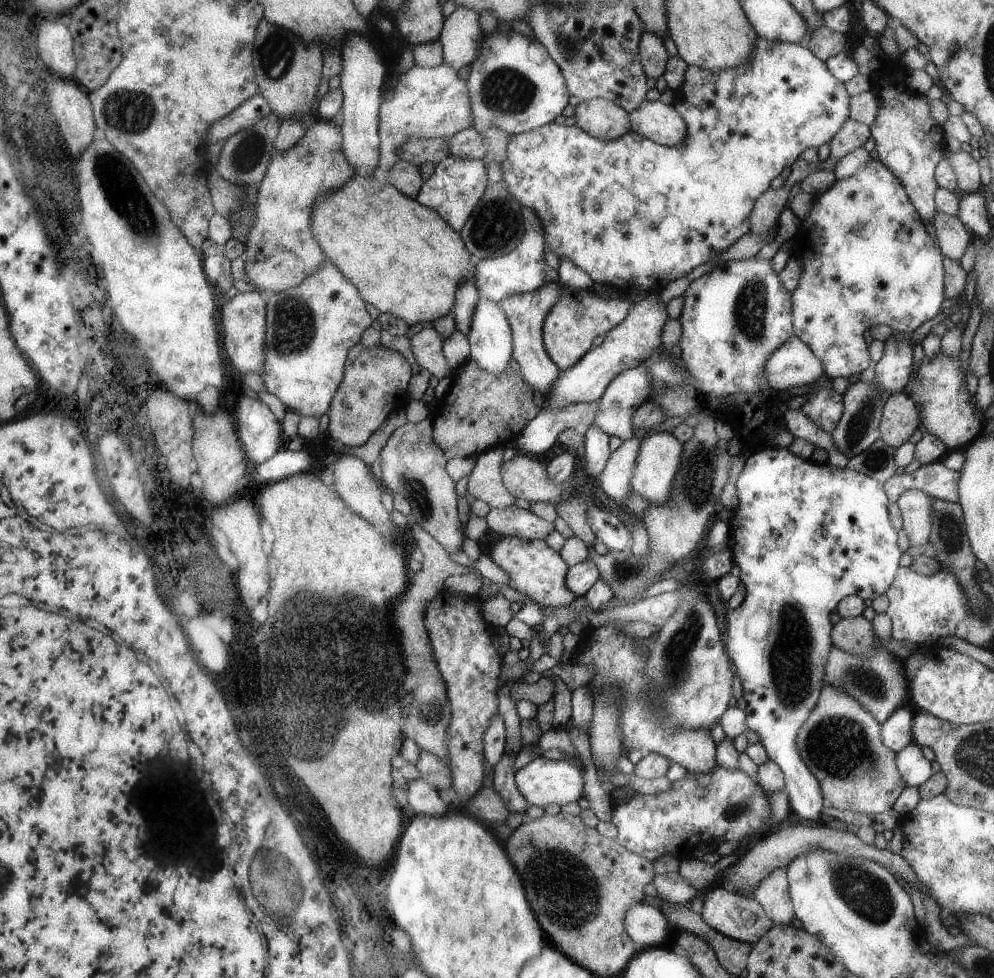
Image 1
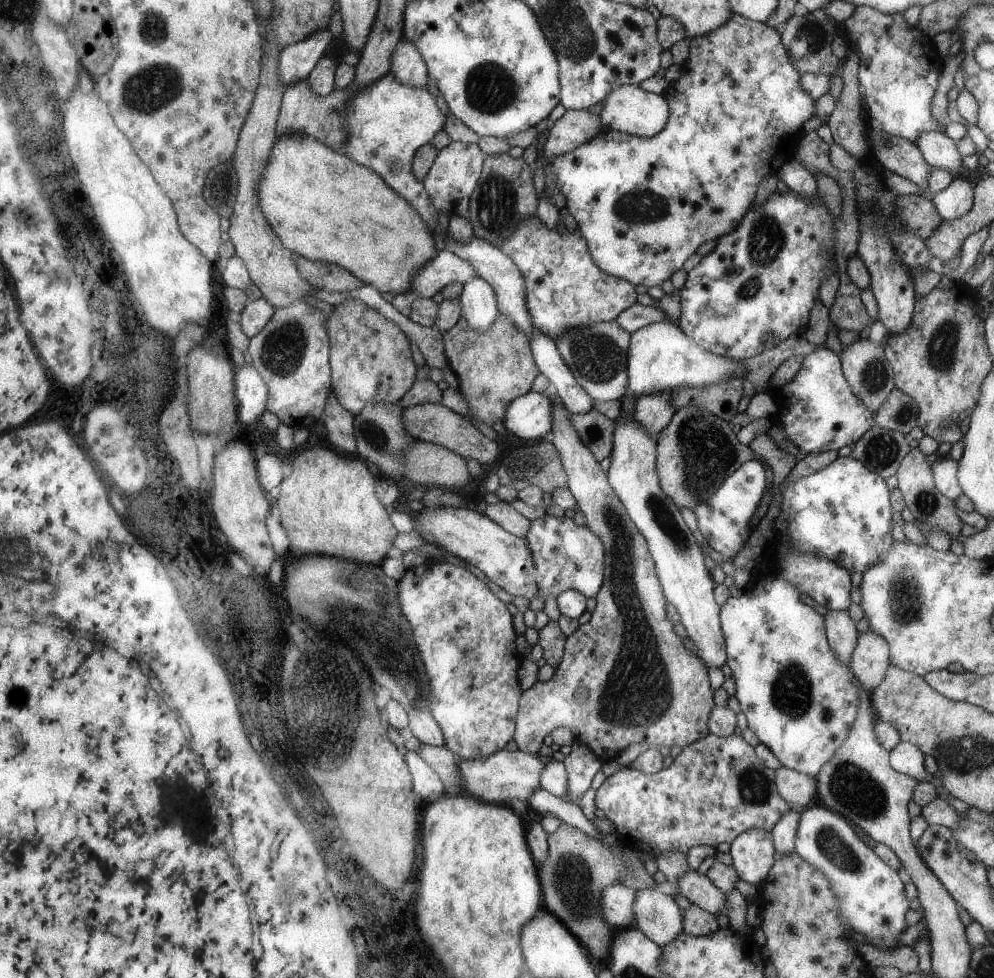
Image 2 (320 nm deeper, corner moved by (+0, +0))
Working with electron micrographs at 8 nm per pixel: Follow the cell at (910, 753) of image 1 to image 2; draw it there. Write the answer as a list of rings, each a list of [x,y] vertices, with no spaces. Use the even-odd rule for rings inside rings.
[[[900,741],[889,753],[890,764],[895,771],[911,776],[918,782],[933,778],[924,769],[925,754],[917,746]]]

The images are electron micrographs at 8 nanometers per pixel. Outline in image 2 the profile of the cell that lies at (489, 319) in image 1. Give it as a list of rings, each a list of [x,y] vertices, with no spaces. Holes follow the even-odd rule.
[[[478,276],[463,284],[459,299],[462,305],[461,316],[477,331],[488,330],[500,313],[494,288]]]

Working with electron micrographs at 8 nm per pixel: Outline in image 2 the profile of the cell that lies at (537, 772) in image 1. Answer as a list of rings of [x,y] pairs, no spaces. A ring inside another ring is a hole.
[[[503,748],[486,759],[462,759],[457,768],[460,770],[461,780],[464,781],[461,784],[463,793],[487,803],[506,805],[514,799],[528,800],[534,791],[540,789],[545,764],[537,754]]]

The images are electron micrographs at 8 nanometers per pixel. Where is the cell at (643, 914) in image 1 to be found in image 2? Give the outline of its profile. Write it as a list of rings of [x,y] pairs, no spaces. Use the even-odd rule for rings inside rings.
[[[622,883],[611,884],[601,900],[602,916],[614,930],[632,927],[636,923],[636,891]]]

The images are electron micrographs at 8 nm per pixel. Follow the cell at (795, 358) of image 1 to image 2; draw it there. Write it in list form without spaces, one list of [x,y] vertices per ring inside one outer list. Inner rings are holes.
[[[658,321],[631,334],[626,363],[628,384],[624,396],[670,392],[676,387],[694,387],[717,383],[738,377],[738,370],[745,366],[734,359],[712,354],[695,343],[676,323]]]

